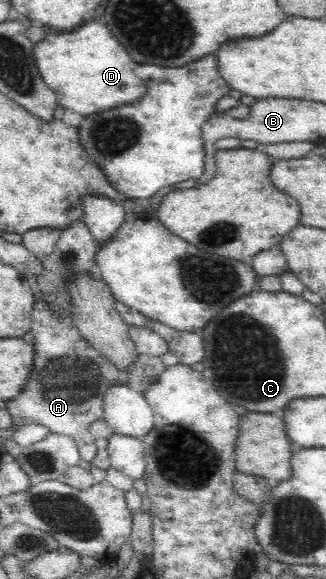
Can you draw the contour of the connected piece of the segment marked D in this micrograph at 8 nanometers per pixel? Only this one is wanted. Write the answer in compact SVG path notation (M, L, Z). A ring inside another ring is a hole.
M97 21L85 23L83 27L71 33L47 35L44 39L34 43L33 57L44 82L55 92L58 105L82 116L88 116L89 113L103 109L111 109L113 106L133 103L141 99L145 93L145 84L140 77L137 77L134 70L137 62L129 57L129 53L111 35L111 31L103 23L97 23Z

